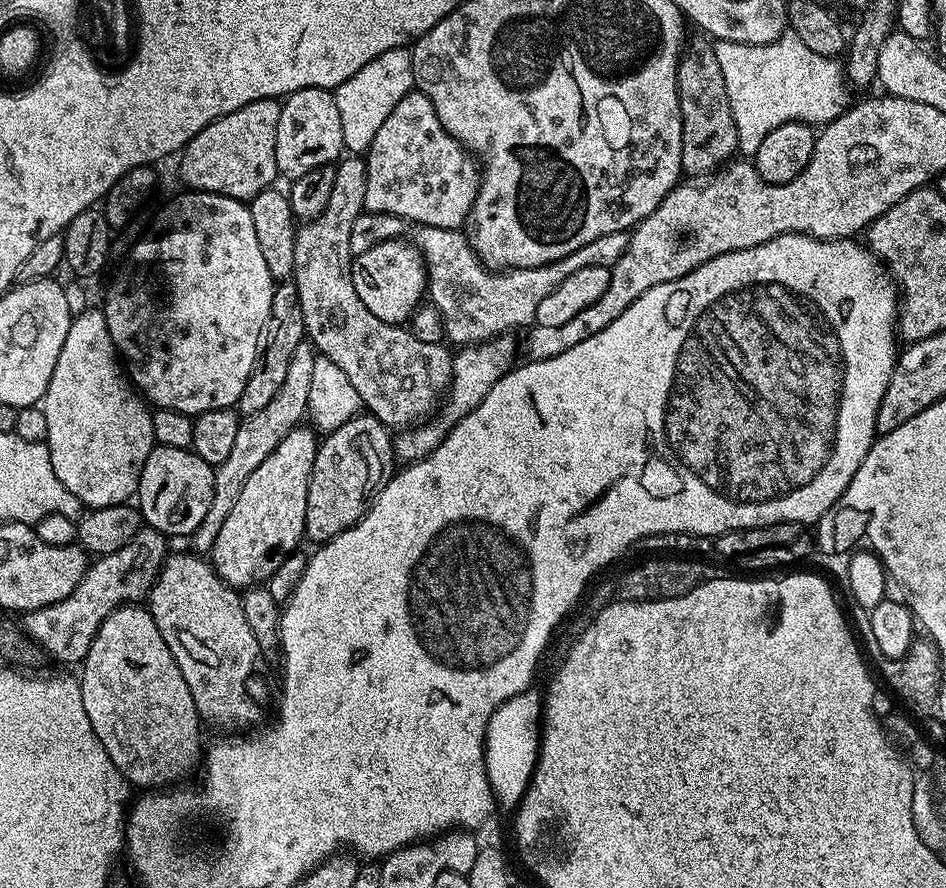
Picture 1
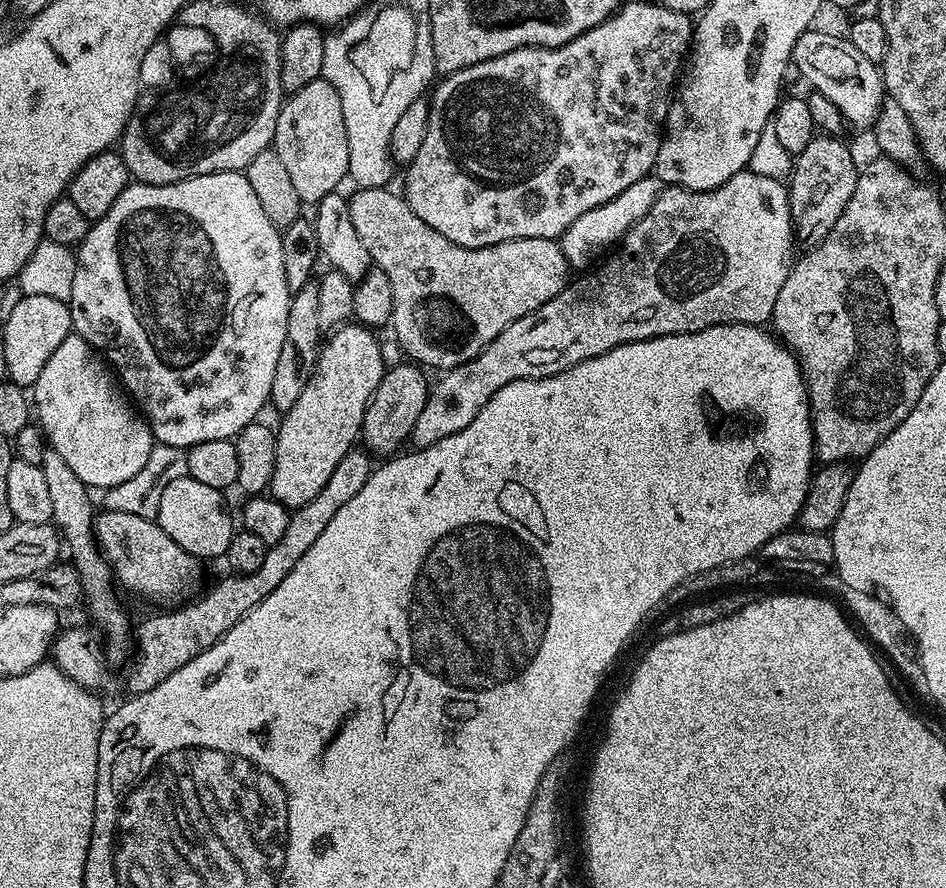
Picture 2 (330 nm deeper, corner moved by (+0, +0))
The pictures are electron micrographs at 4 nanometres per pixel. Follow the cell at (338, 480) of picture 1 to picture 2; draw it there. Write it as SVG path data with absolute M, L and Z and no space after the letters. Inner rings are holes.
M403 363L396 364L393 368L391 365L385 371L382 382L378 382L378 390L374 390L364 415L363 447L377 457L380 455L380 458L391 457L405 447L403 444L411 437L414 422L418 422L418 414L422 414L422 406L426 406L430 380L423 376L425 373L415 363Z

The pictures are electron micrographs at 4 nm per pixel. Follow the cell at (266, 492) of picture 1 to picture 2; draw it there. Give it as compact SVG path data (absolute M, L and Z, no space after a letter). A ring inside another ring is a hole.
M345 322L329 336L332 337L329 340L327 337L320 349L316 371L306 382L306 390L302 390L298 402L279 417L280 428L275 429L276 457L270 495L290 510L306 506L310 498L316 497L330 474L334 474L338 462L352 451L364 427L370 398L386 371L384 352L373 329Z

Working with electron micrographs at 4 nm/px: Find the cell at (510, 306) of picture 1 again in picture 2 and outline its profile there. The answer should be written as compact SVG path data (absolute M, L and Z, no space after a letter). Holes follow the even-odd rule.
M391 187L382 188L356 188L348 196L348 209L350 210L350 222L354 222L354 230L358 238L362 238L362 246L366 246L366 254L370 254L373 265L381 268L390 278L390 286L394 286L394 310L390 321L390 328L396 331L396 340L400 348L405 352L409 361L428 368L440 368L447 370L474 358L474 346L484 344L484 340L493 340L506 330L518 318L538 310L550 298L554 298L569 283L570 265L564 260L564 255L556 240L546 238L518 238L498 242L489 248L467 248L450 242L450 238L442 238L438 230L430 230L414 210L404 200L399 191L391 192ZM448 296L448 300L456 300L460 308L465 308L476 323L477 339L466 350L457 352L444 352L438 350L432 344L422 342L420 327L424 320L426 302L430 298L442 298Z

